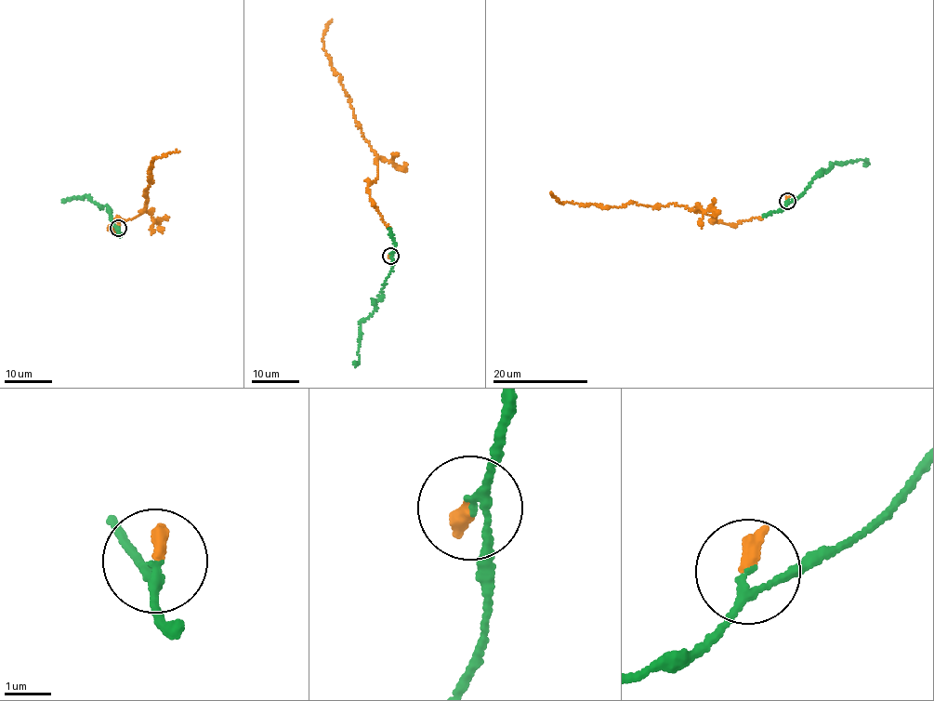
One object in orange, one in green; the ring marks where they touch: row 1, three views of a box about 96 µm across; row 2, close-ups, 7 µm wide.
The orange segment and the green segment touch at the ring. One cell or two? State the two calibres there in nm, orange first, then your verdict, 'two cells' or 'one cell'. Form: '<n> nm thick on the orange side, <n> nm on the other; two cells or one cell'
280 nm thick on the orange side, 150 nm on the other; one cell

